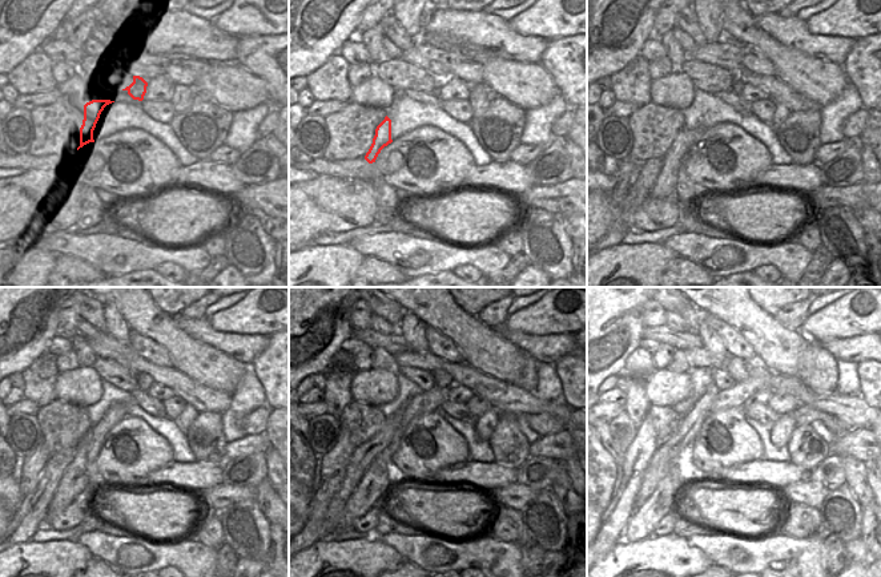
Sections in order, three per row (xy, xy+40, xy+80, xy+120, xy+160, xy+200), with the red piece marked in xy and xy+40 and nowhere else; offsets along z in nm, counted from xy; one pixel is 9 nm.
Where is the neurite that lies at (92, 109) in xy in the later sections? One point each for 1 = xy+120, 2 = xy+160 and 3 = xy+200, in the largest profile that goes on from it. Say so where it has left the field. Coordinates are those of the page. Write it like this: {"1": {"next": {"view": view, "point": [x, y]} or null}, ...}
{"1": {"next": {"view": "xy+120", "point": [73, 485]}}, "2": {"next": {"view": "xy+160", "point": [371, 488]}}, "3": {"next": {"view": "xy+200", "point": [642, 523]}}}

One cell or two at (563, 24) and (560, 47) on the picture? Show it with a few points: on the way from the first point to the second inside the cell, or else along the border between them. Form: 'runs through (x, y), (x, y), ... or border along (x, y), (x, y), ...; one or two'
border along (572, 35), (550, 40); two

